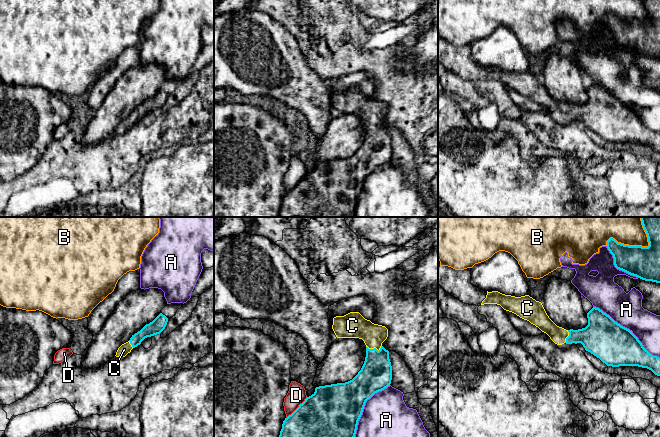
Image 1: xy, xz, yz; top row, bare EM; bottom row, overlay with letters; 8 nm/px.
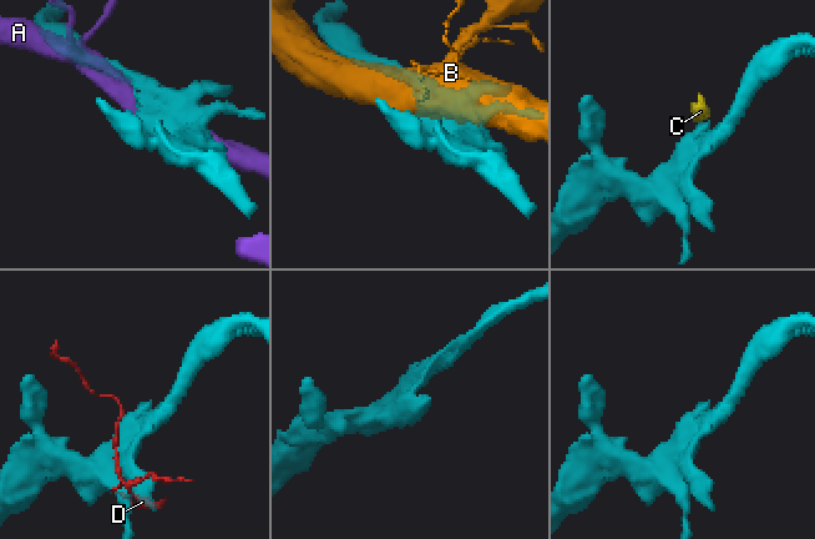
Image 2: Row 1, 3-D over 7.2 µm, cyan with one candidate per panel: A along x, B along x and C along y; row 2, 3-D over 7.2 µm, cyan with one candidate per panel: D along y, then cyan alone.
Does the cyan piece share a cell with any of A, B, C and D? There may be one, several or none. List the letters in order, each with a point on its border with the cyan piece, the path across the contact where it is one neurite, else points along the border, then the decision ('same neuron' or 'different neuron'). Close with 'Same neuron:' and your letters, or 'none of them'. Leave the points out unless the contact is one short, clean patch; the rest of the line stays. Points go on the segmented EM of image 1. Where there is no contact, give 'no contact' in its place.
A: meets cyan in yz at (626, 328); different neuron
B: meets cyan in yz at (639, 246); different neuron
C: meets cyan in xz at (374, 348); runs through xz (375, 375), (374, 348), (353, 325); same neuron
D: meets cyan in xz at (297, 408); different neuron
Same neuron: C

